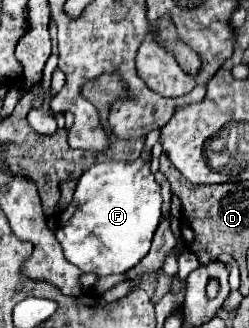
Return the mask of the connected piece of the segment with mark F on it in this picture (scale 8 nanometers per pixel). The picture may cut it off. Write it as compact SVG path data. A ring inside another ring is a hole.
M152 158L134 162L104 160L78 178L74 200L60 214L56 228L56 238L68 262L82 272L108 276L128 272L150 252L150 242L162 216L160 184L150 170L150 162Z

